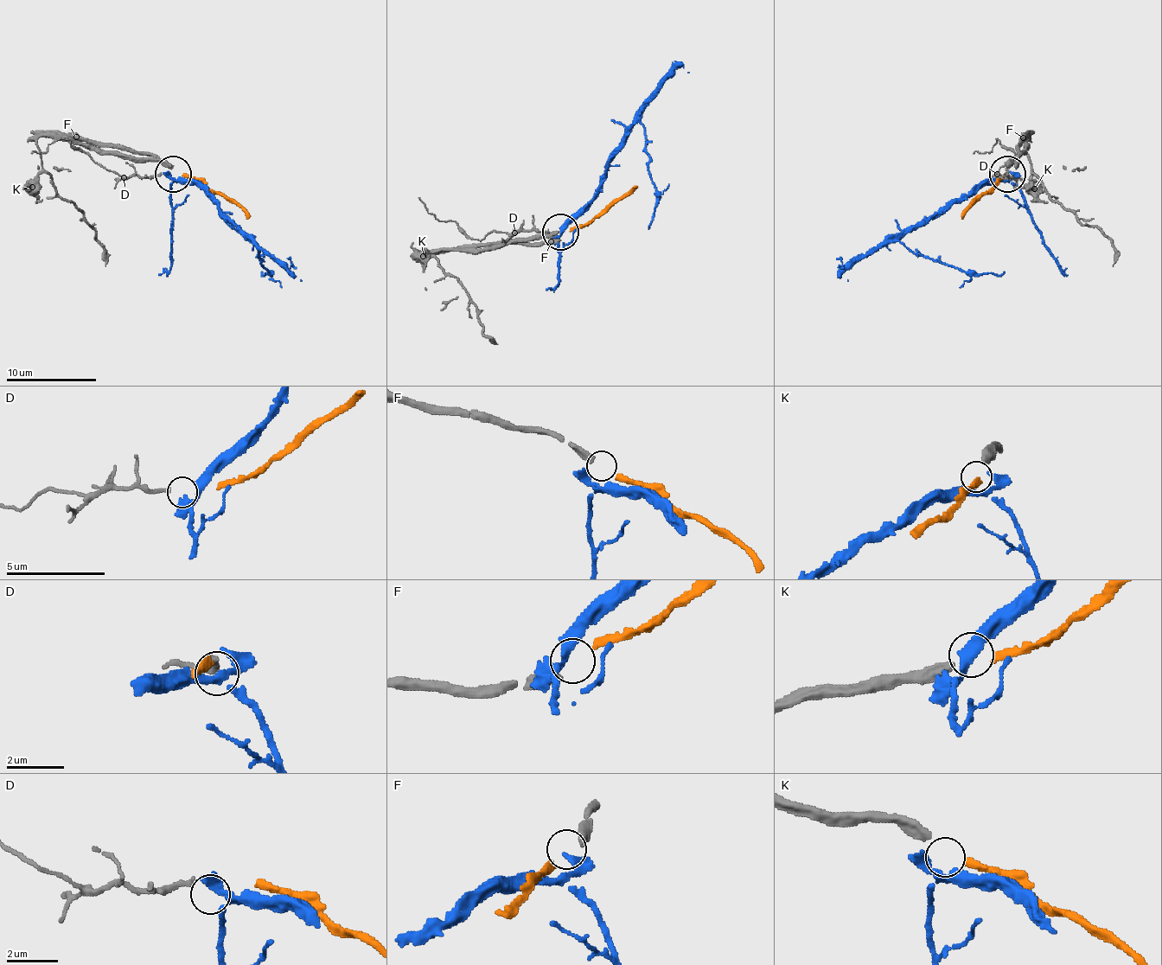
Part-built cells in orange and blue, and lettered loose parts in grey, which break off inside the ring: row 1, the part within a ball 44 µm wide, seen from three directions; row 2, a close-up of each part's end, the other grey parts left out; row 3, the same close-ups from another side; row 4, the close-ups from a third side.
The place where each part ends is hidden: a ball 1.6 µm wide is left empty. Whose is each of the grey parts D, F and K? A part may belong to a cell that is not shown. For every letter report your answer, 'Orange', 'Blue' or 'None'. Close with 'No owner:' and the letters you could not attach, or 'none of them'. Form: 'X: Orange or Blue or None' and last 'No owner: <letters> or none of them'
D: Blue
F: None
K: Orange
No owner: F

